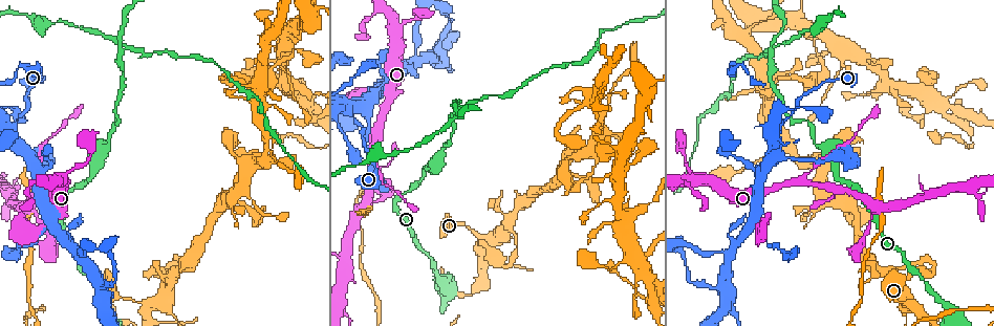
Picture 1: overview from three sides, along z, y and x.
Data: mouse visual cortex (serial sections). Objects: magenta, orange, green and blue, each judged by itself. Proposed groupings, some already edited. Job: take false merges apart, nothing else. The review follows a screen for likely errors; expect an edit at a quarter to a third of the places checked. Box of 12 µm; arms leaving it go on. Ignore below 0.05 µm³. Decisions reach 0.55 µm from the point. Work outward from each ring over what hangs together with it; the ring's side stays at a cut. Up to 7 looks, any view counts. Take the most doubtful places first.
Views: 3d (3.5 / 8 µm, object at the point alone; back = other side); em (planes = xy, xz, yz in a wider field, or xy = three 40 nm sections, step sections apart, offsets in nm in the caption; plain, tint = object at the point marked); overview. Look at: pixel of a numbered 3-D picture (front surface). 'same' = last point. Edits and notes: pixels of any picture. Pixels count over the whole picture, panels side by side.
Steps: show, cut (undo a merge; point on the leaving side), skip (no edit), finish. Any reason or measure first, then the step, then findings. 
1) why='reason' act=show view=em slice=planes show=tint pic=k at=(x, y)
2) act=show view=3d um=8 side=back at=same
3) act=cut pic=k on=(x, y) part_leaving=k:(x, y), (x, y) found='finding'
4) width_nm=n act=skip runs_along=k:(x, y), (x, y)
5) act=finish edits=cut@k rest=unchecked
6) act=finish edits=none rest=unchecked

act=show view=3d um=3.5 pic=1 at=(804, 181)

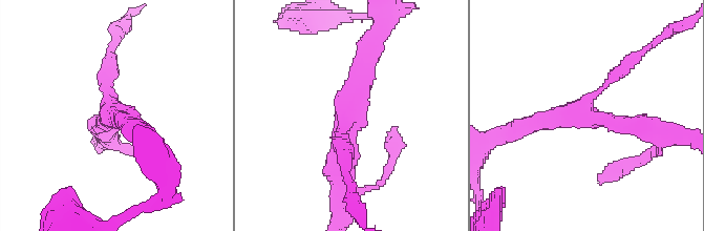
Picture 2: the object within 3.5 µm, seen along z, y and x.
arms=3 arm_widths_nm=200,300,300 act=show view=em slice=planes show=tint pic=2 at=(586, 116)

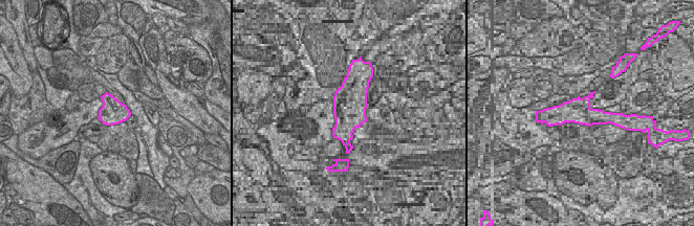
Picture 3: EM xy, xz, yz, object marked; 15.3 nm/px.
why='another direction' act=show view=em slice=xy step=5 show=tint at=same

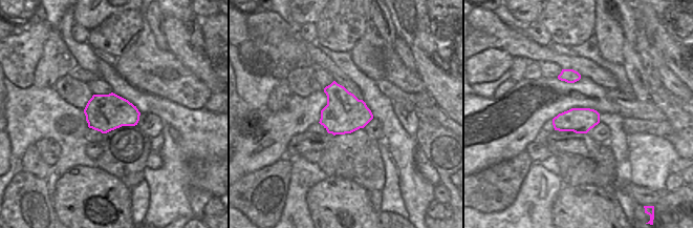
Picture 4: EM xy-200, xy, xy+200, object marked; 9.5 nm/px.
act=skip runs_along=2:(369, 51), (346, 100), (340, 181) found='all the same cell'

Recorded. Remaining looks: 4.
why='sharp bend' act=show view=3d um=8 pic=1 at=(815, 144)

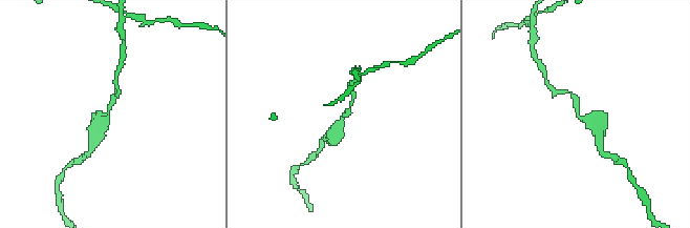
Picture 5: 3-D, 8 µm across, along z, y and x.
why='zoom in' act=show view=3d um=3.5 pic=5 at=(583, 119)

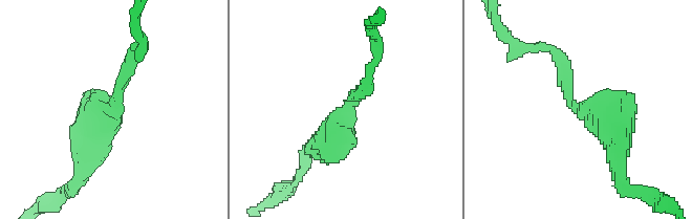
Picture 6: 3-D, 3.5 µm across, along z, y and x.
act=show view=em slice=xy step=5 show=tint pic=6 at=(353, 101)

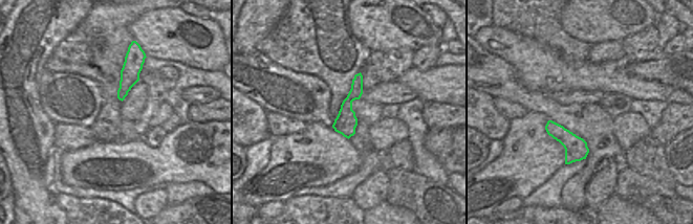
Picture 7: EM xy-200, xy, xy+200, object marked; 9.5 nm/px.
act=skip runs_along=7:(359, 76), (346, 106), (346, 134) found='continuous, no second cell'

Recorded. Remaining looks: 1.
act=finish edits=none rest=unchecked

